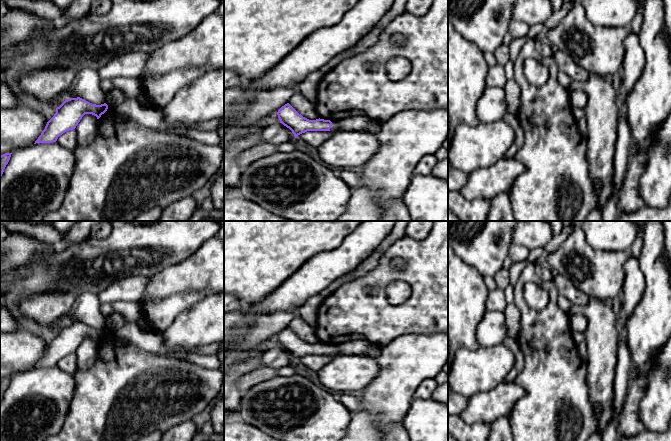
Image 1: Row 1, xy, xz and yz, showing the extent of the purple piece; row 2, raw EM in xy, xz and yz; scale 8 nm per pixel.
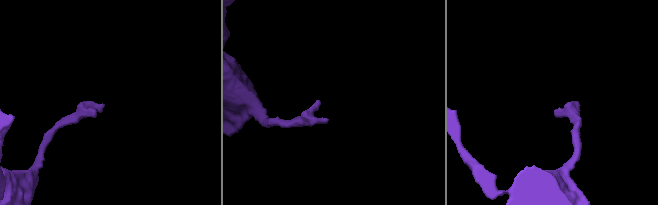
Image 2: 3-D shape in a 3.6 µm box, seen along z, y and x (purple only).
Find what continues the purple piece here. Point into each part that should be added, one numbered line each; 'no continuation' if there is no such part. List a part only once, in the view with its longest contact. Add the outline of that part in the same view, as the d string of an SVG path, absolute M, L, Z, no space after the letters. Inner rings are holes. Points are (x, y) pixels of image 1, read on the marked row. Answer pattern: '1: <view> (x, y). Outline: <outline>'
1: xz (356, 123). Outline: M353 116L343 120L333 120L330 131L361 131L367 132L370 126L380 125L383 121L367 116Z

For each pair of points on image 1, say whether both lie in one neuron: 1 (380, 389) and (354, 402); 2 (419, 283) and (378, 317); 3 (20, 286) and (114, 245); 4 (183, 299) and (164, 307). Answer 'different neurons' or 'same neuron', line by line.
1: different neurons
2: same neuron
3: same neuron
4: same neuron

